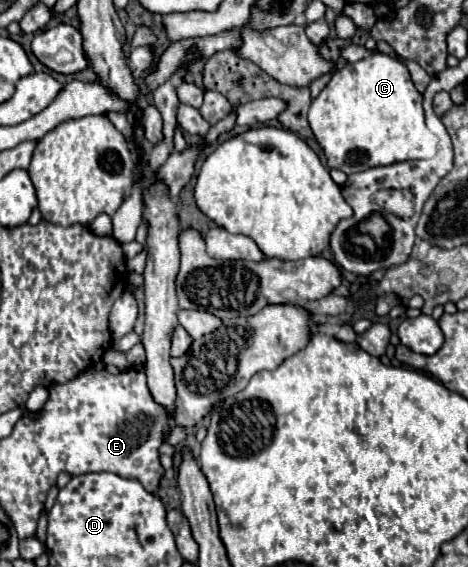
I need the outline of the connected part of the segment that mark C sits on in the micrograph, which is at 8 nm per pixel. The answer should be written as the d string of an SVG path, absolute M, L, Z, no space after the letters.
M373 54L337 70L321 94L311 102L309 126L325 152L327 166L345 174L403 160L433 158L439 138L429 132L423 116L421 94L415 90L407 68L387 56Z

